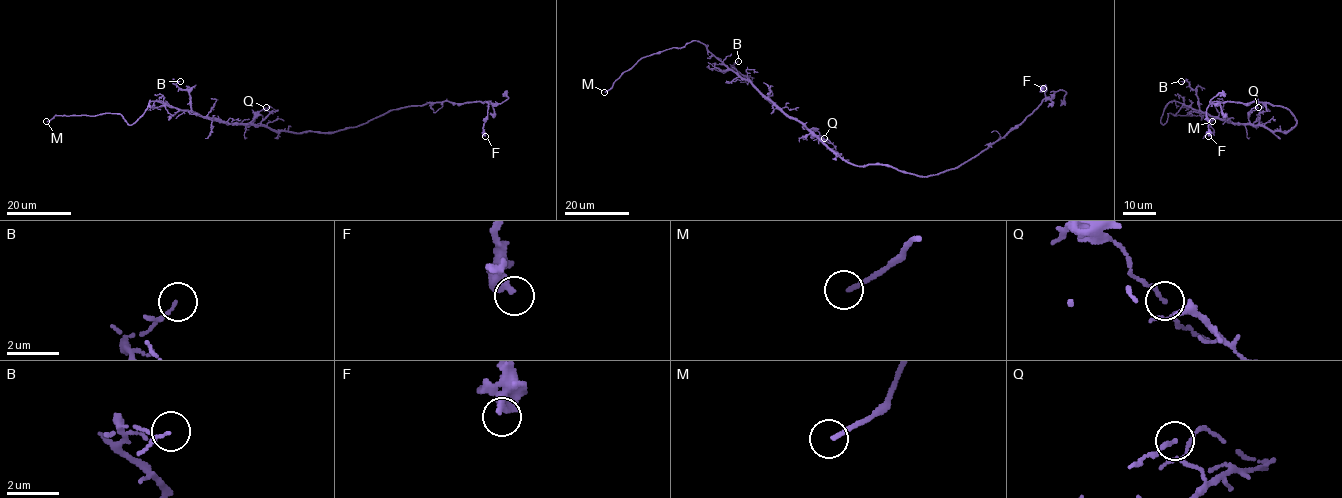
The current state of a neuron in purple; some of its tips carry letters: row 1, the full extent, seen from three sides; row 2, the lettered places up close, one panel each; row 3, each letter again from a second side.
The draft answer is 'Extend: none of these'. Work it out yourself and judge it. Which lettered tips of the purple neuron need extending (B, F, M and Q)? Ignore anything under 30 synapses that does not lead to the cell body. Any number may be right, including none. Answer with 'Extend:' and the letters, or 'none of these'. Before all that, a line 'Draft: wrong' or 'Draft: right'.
Draft: wrong
Extend: M

